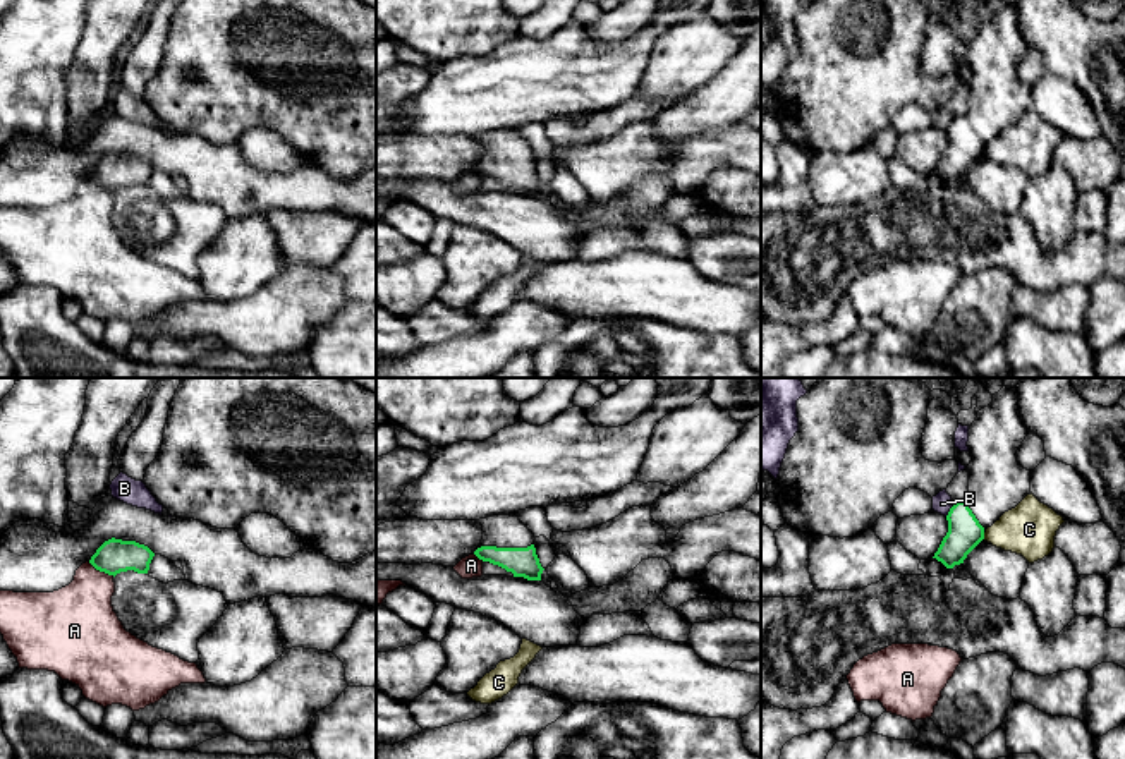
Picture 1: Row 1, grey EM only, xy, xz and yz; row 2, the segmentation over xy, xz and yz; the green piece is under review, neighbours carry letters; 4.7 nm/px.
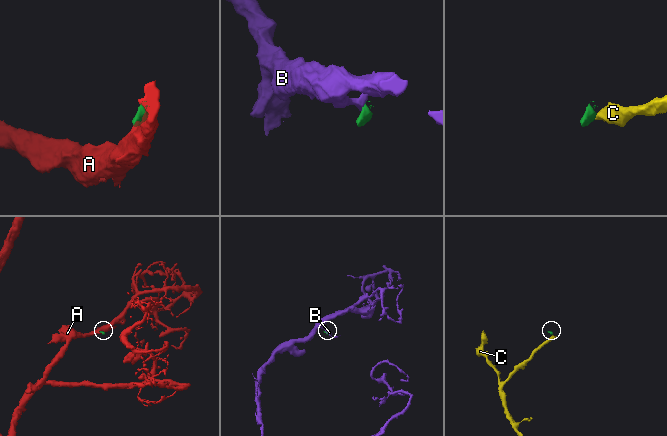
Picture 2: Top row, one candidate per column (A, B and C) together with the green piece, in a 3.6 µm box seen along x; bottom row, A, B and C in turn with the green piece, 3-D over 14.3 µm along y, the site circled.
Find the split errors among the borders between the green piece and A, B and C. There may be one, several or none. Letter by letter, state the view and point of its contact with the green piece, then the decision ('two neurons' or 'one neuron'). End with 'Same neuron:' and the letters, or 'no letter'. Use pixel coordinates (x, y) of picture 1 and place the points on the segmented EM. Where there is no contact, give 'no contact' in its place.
A: meets green in xy at (102, 570); two neurons
B: meets green in yz at (950, 510); two neurons
C: meets green in yz at (983, 536); two neurons
Same neuron: no letter

